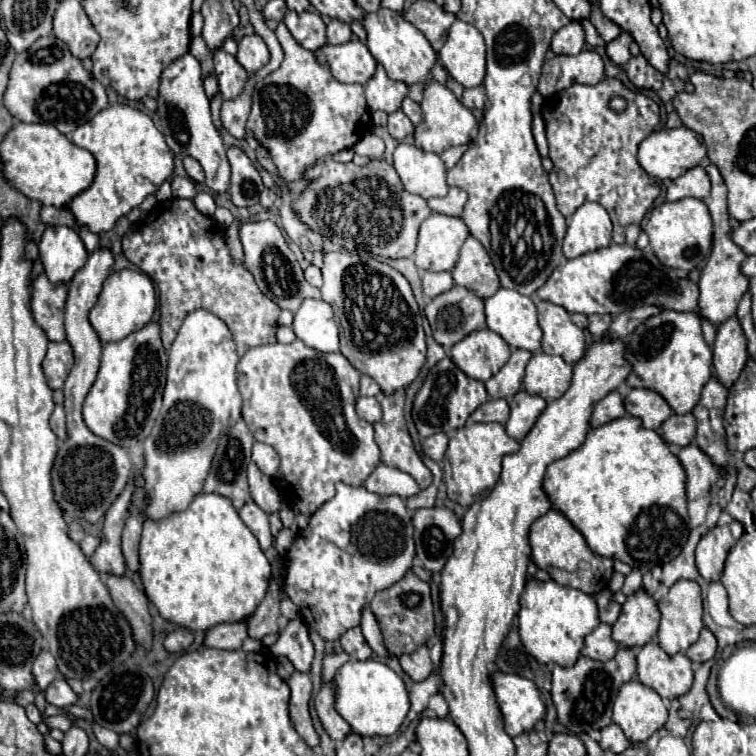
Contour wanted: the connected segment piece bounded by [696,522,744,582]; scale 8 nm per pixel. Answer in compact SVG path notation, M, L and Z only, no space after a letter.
M732 522L728 526L714 526L700 538L696 546L696 566L706 582L720 580L726 554L740 540L742 532L742 524Z

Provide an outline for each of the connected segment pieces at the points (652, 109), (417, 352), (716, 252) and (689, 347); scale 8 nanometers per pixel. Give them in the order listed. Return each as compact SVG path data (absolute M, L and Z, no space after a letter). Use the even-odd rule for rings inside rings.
M604 78L594 86L584 84L572 84L570 88L556 92L554 96L544 100L542 116L546 122L546 136L550 144L550 160L554 162L554 170L550 172L550 184L554 188L558 210L564 218L570 218L576 208L580 208L584 202L598 202L606 208L606 212L612 218L614 224L614 242L624 244L624 230L628 224L640 224L650 206L654 204L660 188L658 184L642 170L642 166L636 160L638 144L654 130L654 126L660 122L660 108L658 104L648 98L642 92L632 92L616 78ZM612 98L624 98L628 102L626 110L616 112L610 108Z
M328 252L322 264L322 300L334 308L340 328L340 352L360 372L378 382L384 394L408 388L426 362L422 314L408 280L368 252Z
M712 162L708 166L704 166L704 170L710 176L710 182L712 182L712 192L706 198L706 206L712 214L712 220L714 220L714 246L712 246L712 254L708 258L708 264L704 266L702 276L698 280L698 288L700 288L698 308L700 308L702 318L712 322L714 326L720 326L728 318L736 316L738 302L742 300L744 292L748 290L748 280L740 272L740 264L746 258L746 254L730 240L730 224L728 224L730 218L728 218L728 210L726 210L726 194L728 194L726 184L724 184L718 168Z
M664 310L642 322L626 336L626 358L632 362L628 384L658 392L676 414L688 414L700 400L704 384L712 378L712 350L702 338L700 318L694 312Z

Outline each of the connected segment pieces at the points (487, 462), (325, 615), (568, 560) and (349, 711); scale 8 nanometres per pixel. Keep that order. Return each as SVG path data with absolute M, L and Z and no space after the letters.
M468 424L464 428L458 428L450 438L450 446L444 456L444 484L448 498L464 508L478 500L484 500L498 482L504 456L518 452L518 448L520 444L506 434L502 424Z
M336 484L336 496L332 500L328 500L324 506L320 506L312 516L310 516L310 522L304 530L298 532L292 548L288 550L286 554L286 576L284 576L284 586L282 586L282 592L298 606L302 608L308 618L314 620L314 628L318 630L318 634L324 638L324 640L338 640L344 632L348 632L350 628L354 626L360 626L360 620L362 620L362 610L370 604L370 600L374 598L376 592L380 592L382 588L390 588L392 584L396 584L410 568L412 568L412 560L414 560L414 538L412 538L412 522L410 522L410 516L406 512L406 504L400 496L378 496L378 494L372 494L368 492L364 486L348 486L348 484Z
M550 508L548 514L540 516L532 528L530 528L530 548L532 548L532 562L550 574L550 578L562 586L578 588L590 596L598 594L608 586L608 580L612 576L612 560L596 556L584 536L570 524L566 516L562 516L558 510Z
M372 658L364 662L350 660L338 668L332 684L336 688L336 712L350 724L352 732L358 732L360 736L392 736L408 714L410 702L404 680L384 662Z

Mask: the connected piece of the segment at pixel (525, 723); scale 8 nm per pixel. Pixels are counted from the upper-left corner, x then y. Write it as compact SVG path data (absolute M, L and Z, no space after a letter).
M492 672L490 682L494 688L508 736L530 732L534 724L544 718L546 706L532 680L516 674Z

